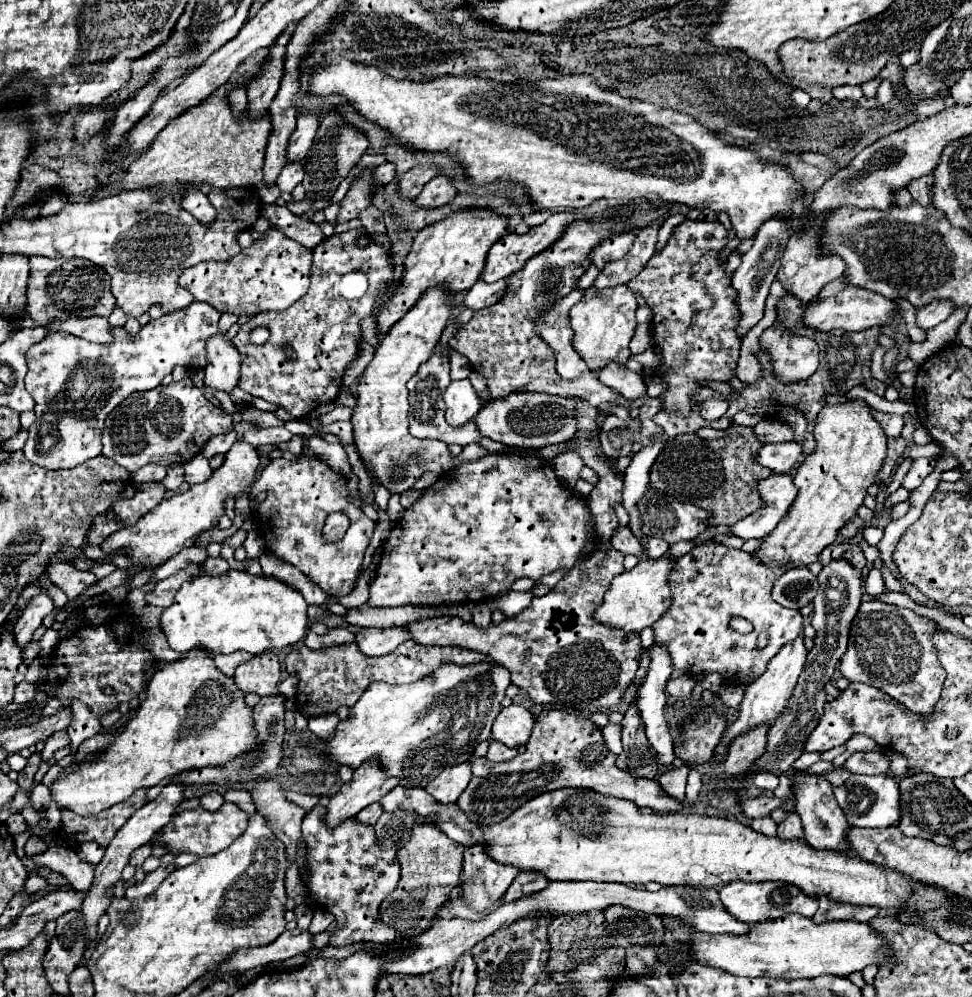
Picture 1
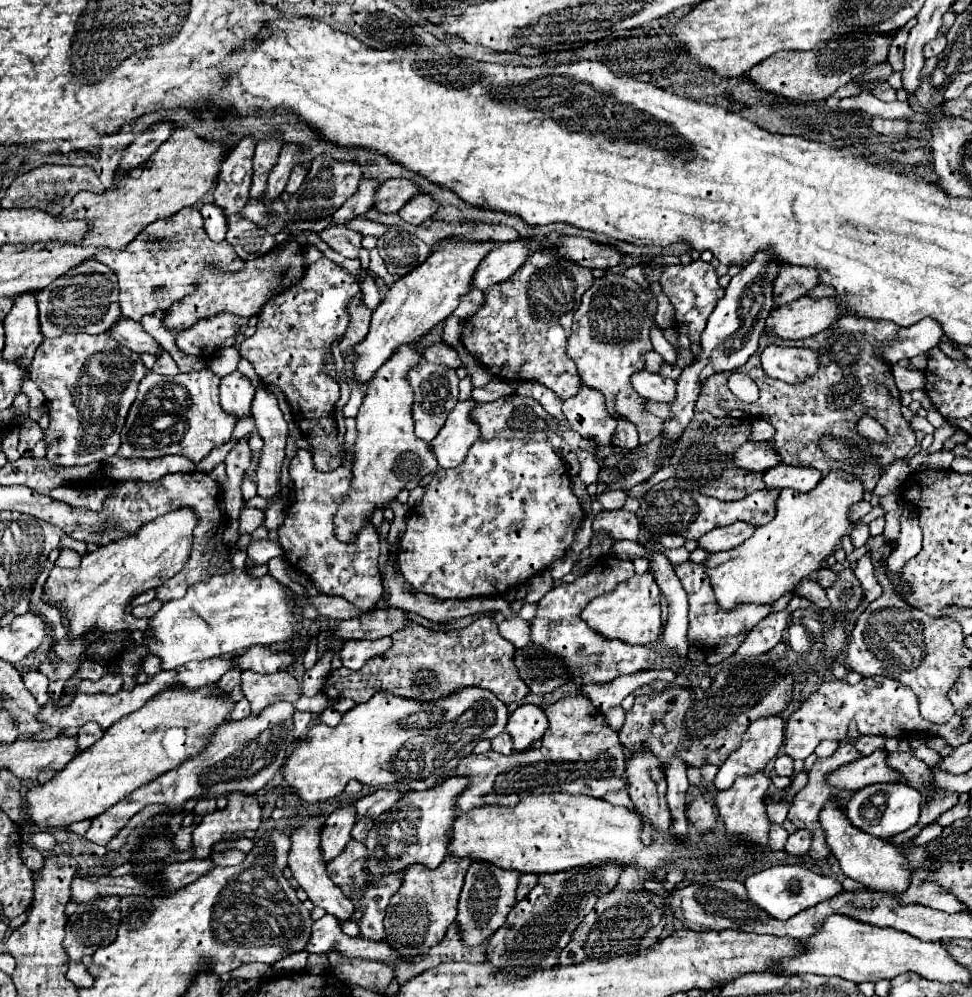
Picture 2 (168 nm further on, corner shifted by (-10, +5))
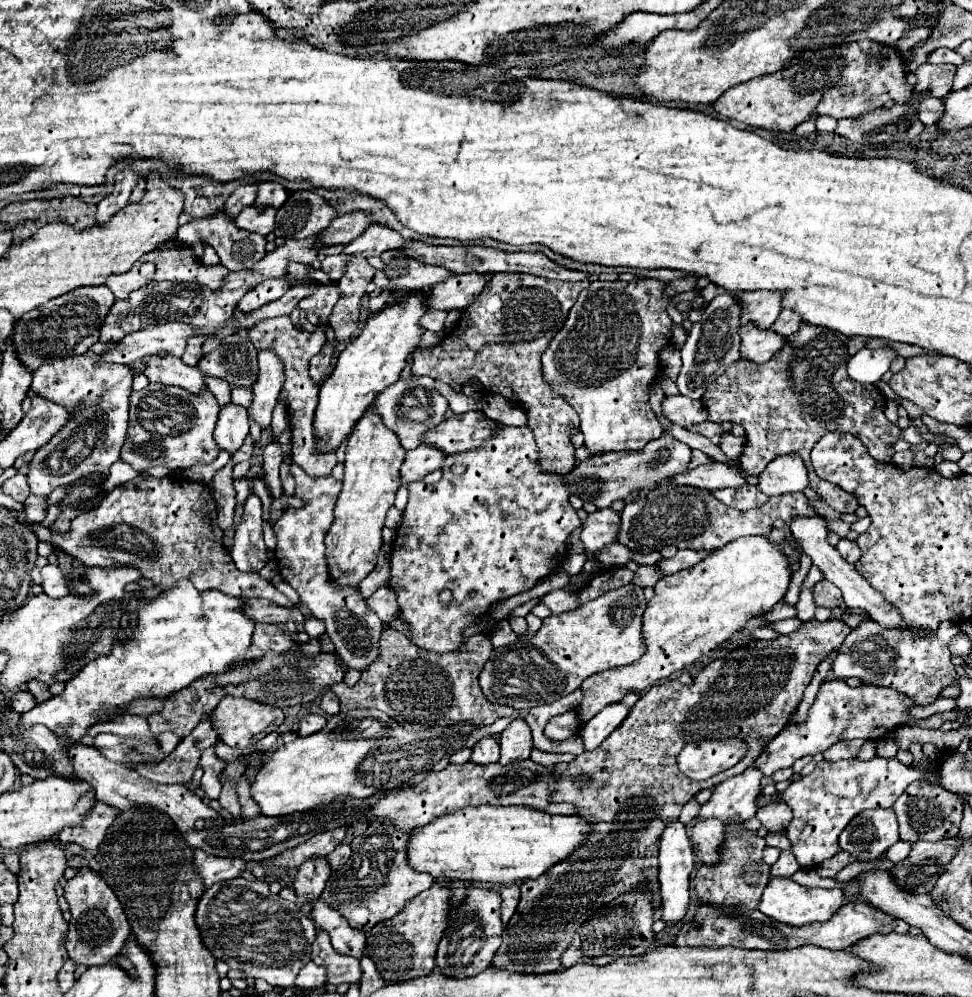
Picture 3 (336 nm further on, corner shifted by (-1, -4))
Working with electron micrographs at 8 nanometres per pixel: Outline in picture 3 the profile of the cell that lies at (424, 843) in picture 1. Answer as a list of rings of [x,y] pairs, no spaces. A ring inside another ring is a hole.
[[[434,882],[432,888],[424,890],[424,894],[408,900],[392,920],[378,922],[366,938],[366,954],[374,960],[378,972],[384,980],[412,980],[424,974],[430,974],[436,964],[436,948],[442,938],[442,932],[448,922],[452,888],[448,884]]]

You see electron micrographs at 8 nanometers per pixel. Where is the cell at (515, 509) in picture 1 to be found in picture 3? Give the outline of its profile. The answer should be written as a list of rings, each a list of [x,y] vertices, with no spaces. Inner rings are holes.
[[[500,426],[496,436],[480,448],[450,454],[442,468],[444,476],[436,484],[412,482],[408,486],[410,498],[392,544],[392,576],[388,584],[398,596],[400,618],[410,624],[412,642],[420,648],[432,652],[460,650],[466,640],[462,630],[468,624],[476,622],[496,602],[530,590],[562,564],[566,540],[570,532],[580,526],[580,518],[570,506],[570,492],[564,484],[564,476],[542,472],[538,456],[540,450],[532,428]],[[456,462],[466,466],[466,472],[460,476],[450,472],[450,466]],[[442,590],[452,592],[452,602],[448,606],[440,604]]]

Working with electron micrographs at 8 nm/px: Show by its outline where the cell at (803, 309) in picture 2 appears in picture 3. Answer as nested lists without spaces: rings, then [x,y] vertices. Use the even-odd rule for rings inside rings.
[[[744,324],[740,328],[740,338],[742,338],[742,358],[748,358],[756,364],[768,362],[780,348],[786,344],[786,336],[776,334],[774,330],[762,330],[756,324]]]

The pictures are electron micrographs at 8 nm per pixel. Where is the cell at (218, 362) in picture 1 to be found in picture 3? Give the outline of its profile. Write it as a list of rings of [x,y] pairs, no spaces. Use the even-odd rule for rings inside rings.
[[[228,402],[220,408],[214,440],[218,442],[220,448],[228,452],[236,452],[248,436],[248,426],[250,426],[250,418],[246,408],[234,402]]]

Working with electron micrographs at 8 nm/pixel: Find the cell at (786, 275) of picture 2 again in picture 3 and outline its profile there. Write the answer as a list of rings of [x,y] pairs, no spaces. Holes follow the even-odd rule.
[[[752,290],[736,294],[744,304],[742,324],[754,322],[760,328],[770,328],[778,314],[782,312],[782,292],[776,290]]]

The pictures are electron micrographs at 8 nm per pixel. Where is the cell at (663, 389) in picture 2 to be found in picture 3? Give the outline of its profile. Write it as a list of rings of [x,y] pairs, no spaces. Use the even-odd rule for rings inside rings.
[[[666,396],[662,400],[662,416],[678,426],[692,426],[706,420],[704,404],[700,400],[692,400],[686,396]]]

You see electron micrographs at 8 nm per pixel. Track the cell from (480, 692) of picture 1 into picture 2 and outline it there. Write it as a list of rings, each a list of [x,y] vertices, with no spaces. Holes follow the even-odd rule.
[[[465,687],[453,695],[449,695],[447,699],[441,699],[441,701],[413,701],[413,699],[405,699],[405,697],[395,697],[395,695],[389,695],[385,691],[379,691],[377,695],[373,695],[367,703],[361,703],[361,705],[355,705],[351,711],[347,711],[341,719],[341,723],[337,727],[329,727],[325,723],[317,723],[313,725],[307,733],[305,733],[305,739],[301,739],[295,749],[291,751],[289,759],[285,761],[283,765],[283,779],[287,781],[287,787],[289,787],[289,793],[295,793],[299,799],[307,801],[307,803],[323,803],[323,801],[329,801],[333,797],[337,797],[345,785],[355,779],[363,785],[371,785],[371,787],[403,787],[403,789],[431,789],[445,773],[449,773],[451,769],[457,767],[457,761],[471,755],[473,747],[481,741],[481,739],[493,739],[495,735],[503,733],[505,731],[505,725],[507,725],[507,719],[509,719],[509,713],[507,713],[507,707],[487,689],[479,689],[479,687]]]

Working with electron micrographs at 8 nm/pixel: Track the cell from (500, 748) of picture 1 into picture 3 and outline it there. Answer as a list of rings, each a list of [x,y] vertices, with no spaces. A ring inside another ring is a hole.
[[[488,736],[488,738],[482,738],[482,740],[476,742],[474,752],[472,752],[472,762],[492,764],[492,762],[498,762],[498,756],[500,756],[498,742],[492,736]]]

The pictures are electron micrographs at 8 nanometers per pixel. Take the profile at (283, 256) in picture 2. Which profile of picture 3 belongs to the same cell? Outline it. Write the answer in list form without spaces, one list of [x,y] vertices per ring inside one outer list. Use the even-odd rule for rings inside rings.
[[[184,322],[152,324],[142,330],[126,334],[118,342],[118,346],[114,350],[106,352],[104,356],[108,356],[108,360],[120,362],[120,364],[128,364],[128,362],[134,362],[142,356],[160,354],[160,352],[182,356],[188,340],[202,336],[198,332],[200,330],[196,326],[184,324]]]

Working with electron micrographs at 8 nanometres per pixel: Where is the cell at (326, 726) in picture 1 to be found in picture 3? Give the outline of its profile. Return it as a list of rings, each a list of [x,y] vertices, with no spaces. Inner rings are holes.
[[[310,714],[310,716],[304,716],[298,724],[298,736],[308,736],[308,734],[314,734],[318,730],[322,730],[326,726],[326,716],[322,714]]]

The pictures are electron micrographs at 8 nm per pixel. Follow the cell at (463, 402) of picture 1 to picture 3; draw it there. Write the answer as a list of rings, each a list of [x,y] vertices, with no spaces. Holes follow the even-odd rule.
[[[420,444],[418,448],[406,454],[406,460],[400,468],[402,484],[416,482],[434,470],[442,470],[444,460],[446,460],[446,454],[440,448],[432,444]]]

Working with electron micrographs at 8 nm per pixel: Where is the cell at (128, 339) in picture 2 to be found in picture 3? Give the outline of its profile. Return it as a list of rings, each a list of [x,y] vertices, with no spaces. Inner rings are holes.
[[[166,354],[166,356],[144,356],[144,370],[150,382],[174,384],[182,386],[184,390],[196,394],[202,390],[202,374],[196,366],[186,366],[180,358]]]

